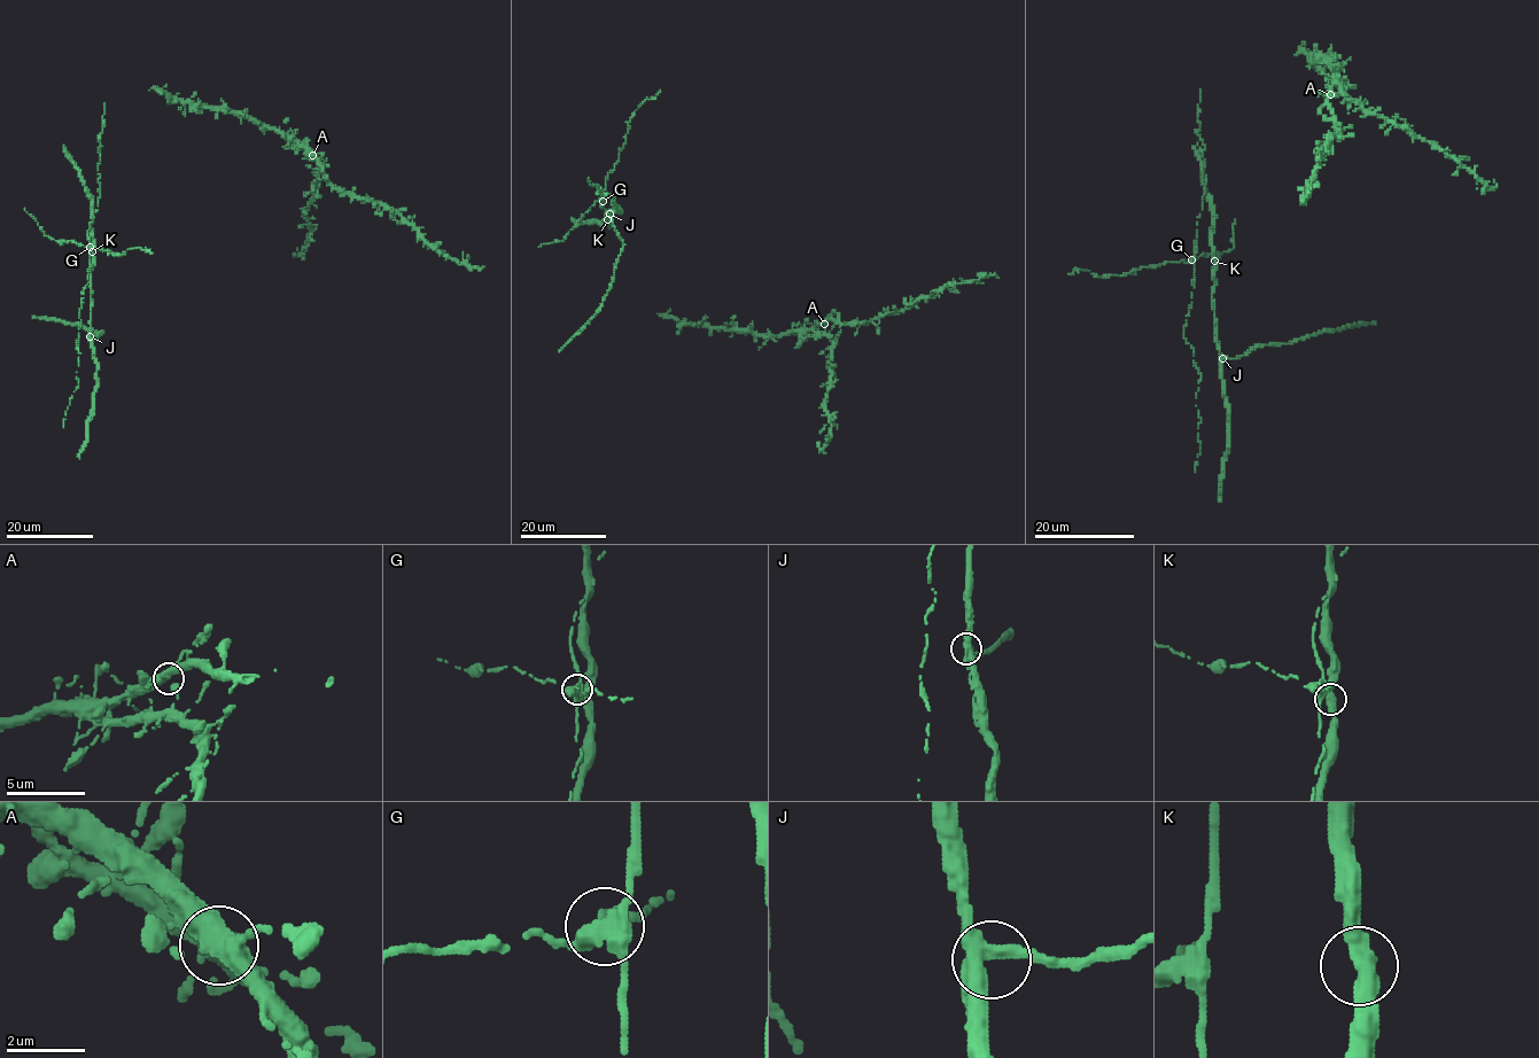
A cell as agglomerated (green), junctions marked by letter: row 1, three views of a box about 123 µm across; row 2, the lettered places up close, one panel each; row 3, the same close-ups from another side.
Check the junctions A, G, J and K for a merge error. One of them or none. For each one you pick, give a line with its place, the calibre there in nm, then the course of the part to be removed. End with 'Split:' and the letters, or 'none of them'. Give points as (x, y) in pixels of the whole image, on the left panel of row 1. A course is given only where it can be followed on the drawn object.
G: at (90, 247); 400 nm thick; foreign part runs (90, 247), (115, 256), (133, 249), (147, 249), (152, 254)
Split: G

